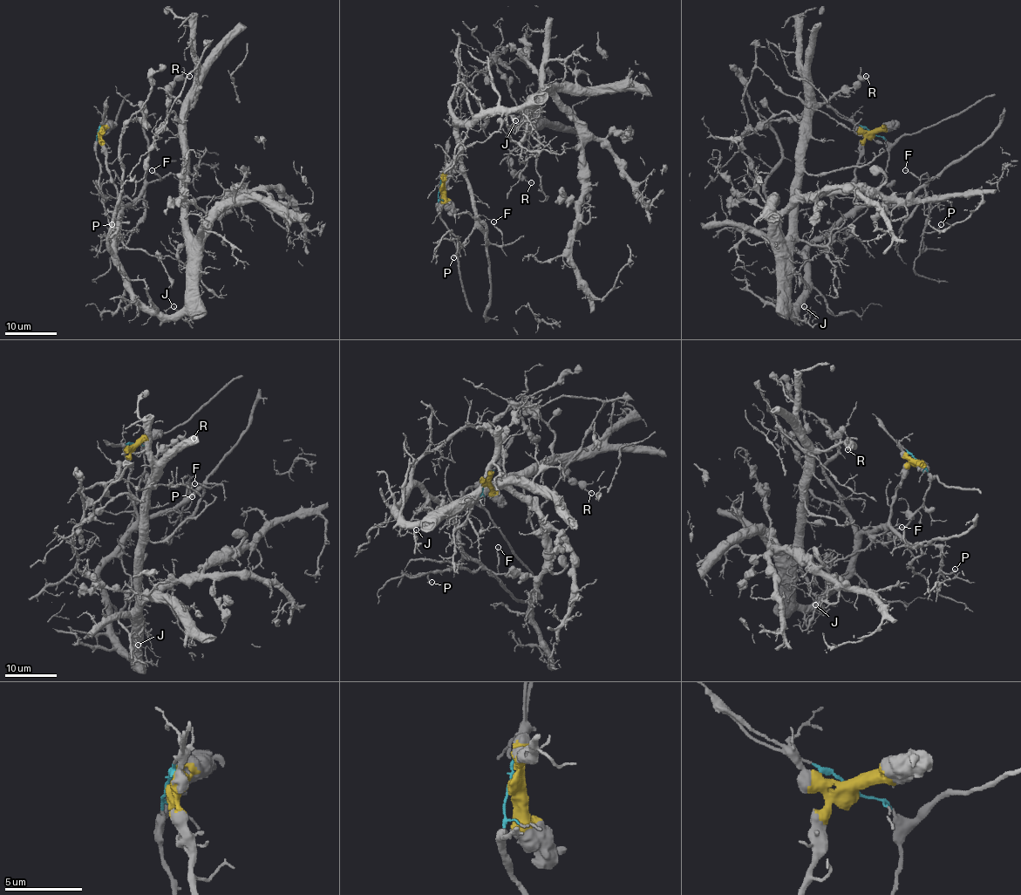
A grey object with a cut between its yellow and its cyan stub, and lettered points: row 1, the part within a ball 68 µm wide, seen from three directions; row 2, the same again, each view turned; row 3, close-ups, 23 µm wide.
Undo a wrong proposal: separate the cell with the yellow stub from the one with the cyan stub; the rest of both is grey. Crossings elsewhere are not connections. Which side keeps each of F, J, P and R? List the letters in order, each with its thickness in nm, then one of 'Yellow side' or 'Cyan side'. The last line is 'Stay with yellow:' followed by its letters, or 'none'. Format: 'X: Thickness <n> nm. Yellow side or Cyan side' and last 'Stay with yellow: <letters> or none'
F: Thickness 110 nm. Yellow side
J: Thickness 70 nm. Yellow side
P: Thickness 80 nm. Yellow side
R: Thickness 170 nm. Yellow side
Stay with yellow: F, J, P, R

